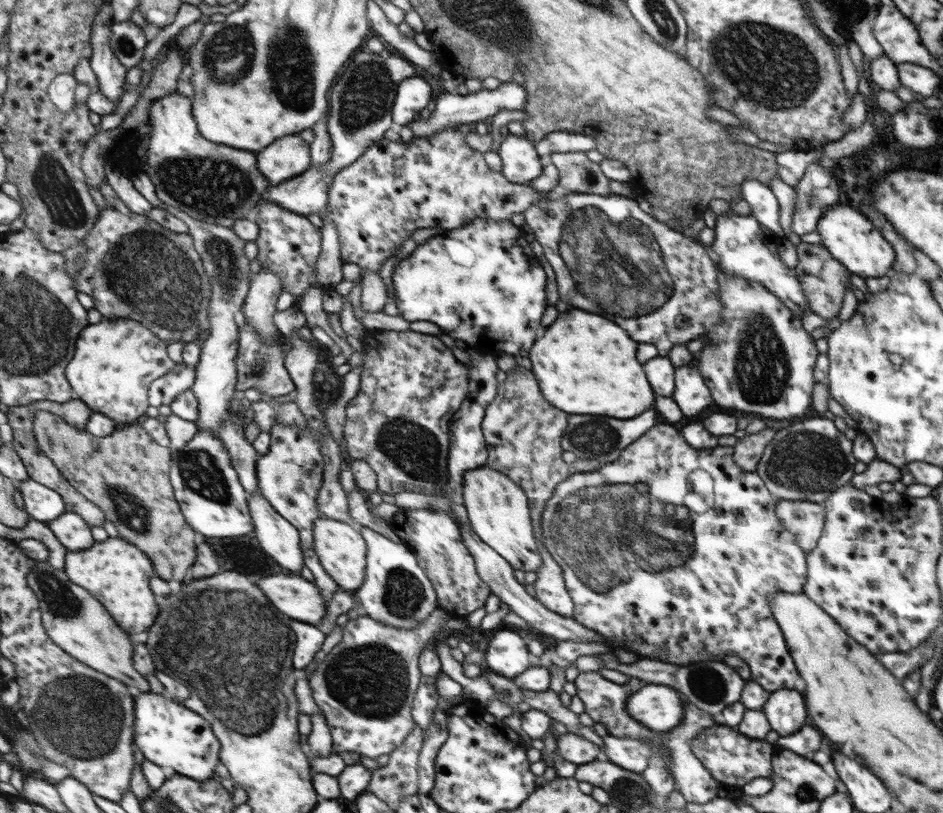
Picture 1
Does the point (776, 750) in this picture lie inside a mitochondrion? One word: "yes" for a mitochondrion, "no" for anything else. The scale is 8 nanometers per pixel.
no

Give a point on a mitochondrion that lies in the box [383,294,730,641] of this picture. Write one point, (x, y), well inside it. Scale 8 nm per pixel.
(599, 526)

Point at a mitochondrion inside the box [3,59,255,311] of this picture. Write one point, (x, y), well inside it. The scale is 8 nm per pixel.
(64, 205)

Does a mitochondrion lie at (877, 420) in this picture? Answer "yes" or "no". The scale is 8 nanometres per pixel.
no

